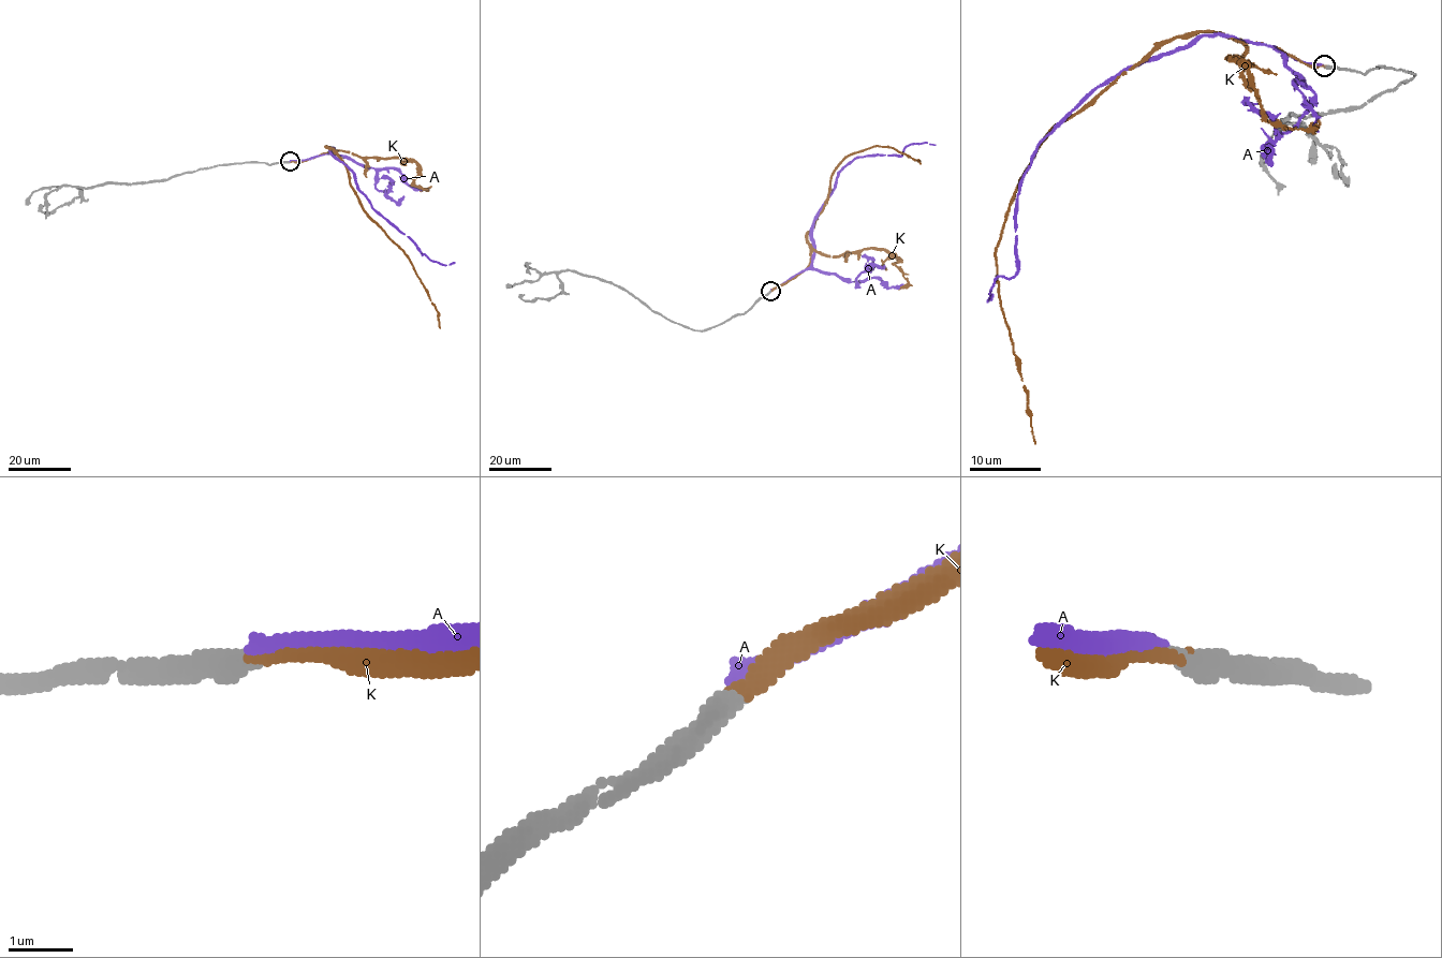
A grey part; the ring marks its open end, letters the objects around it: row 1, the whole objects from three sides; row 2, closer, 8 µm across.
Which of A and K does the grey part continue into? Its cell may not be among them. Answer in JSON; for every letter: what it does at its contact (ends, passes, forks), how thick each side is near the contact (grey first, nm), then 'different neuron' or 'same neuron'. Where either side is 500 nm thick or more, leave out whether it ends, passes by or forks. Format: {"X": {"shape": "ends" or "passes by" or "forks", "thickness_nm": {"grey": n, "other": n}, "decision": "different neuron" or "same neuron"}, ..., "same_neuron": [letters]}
{"A": {"shape": "ends", "thickness_nm": {"grey": 360, "other": 280}, "decision": "different neuron"}, "K": {"shape": "ends", "thickness_nm": {"grey": 400, "other": 240}, "decision": "same neuron"}, "same_neuron": ["K"]}

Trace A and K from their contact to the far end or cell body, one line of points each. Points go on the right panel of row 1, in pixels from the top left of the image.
A: (1323, 65), (1206, 35), (1122, 69), (1040, 144), (1024, 175), (1016, 273), (999, 277), (994, 294)
K: (1325, 65), (1307, 65), (1265, 44), (1190, 32), (1158, 44), (1041, 144), (1018, 186), (995, 266), (1035, 443)

